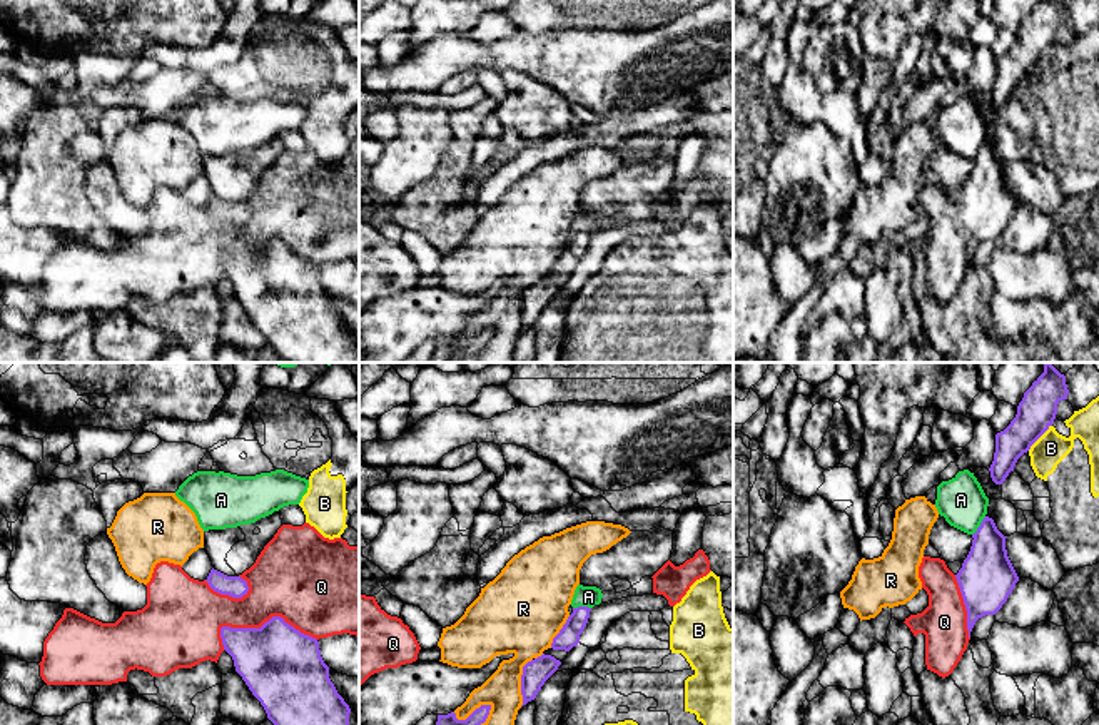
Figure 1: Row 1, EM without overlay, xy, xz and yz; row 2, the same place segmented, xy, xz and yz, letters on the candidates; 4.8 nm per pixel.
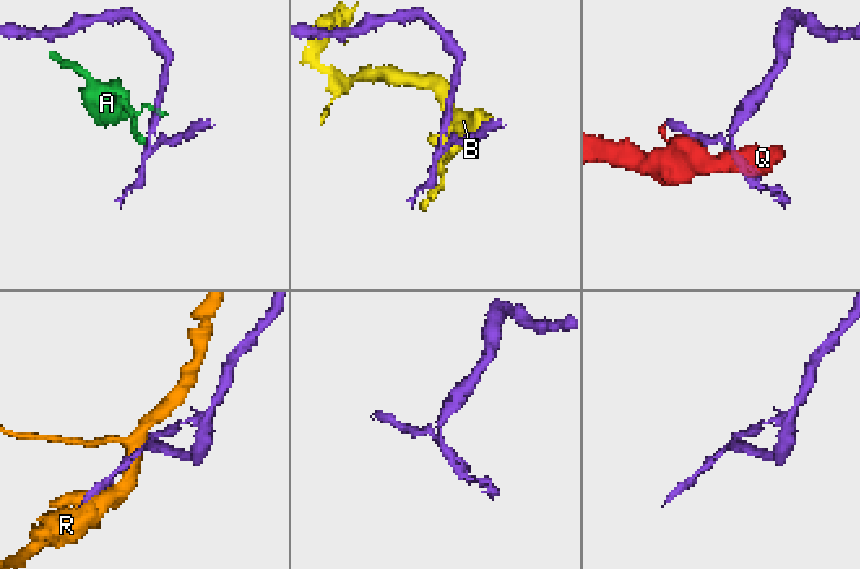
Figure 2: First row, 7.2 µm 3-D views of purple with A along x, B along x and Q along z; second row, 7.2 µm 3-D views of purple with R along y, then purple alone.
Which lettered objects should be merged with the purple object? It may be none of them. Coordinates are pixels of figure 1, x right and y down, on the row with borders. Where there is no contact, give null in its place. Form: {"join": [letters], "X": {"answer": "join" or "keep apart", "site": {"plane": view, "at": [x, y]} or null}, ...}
{"join": [], "A": {"answer": "keep apart", "site": {"plane": "yz", "at": [979, 527]}}, "B": {"answer": "keep apart", "site": {"plane": "yz", "at": [1039, 436]}}, "Q": {"answer": "keep apart", "site": {"plane": "xy", "at": [268, 622]}}, "R": {"answer": "keep apart", "site": {"plane": "xz", "at": [521, 682]}}}

